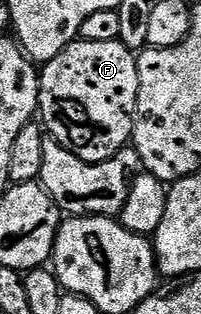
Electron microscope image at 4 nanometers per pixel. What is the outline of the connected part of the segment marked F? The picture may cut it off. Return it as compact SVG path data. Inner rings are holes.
M77 39L41 69L38 78L38 112L45 131L84 162L99 164L131 143L134 117L138 115L138 62L121 40L88 42Z

